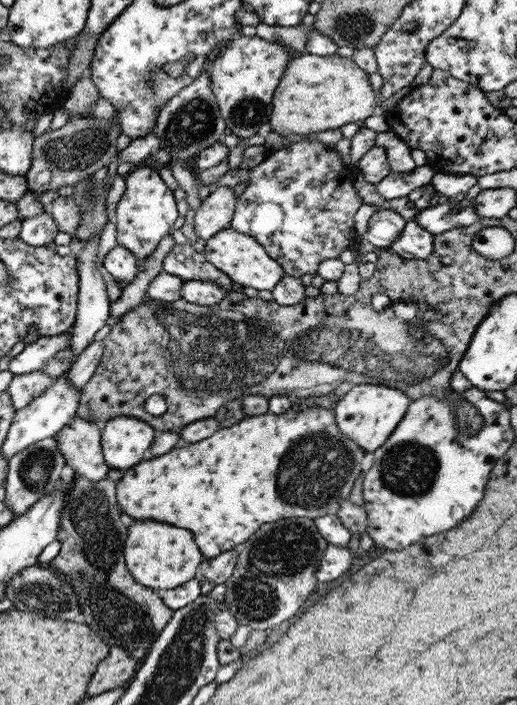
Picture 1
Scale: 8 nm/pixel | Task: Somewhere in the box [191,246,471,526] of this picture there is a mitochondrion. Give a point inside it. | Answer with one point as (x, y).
(312, 472)

